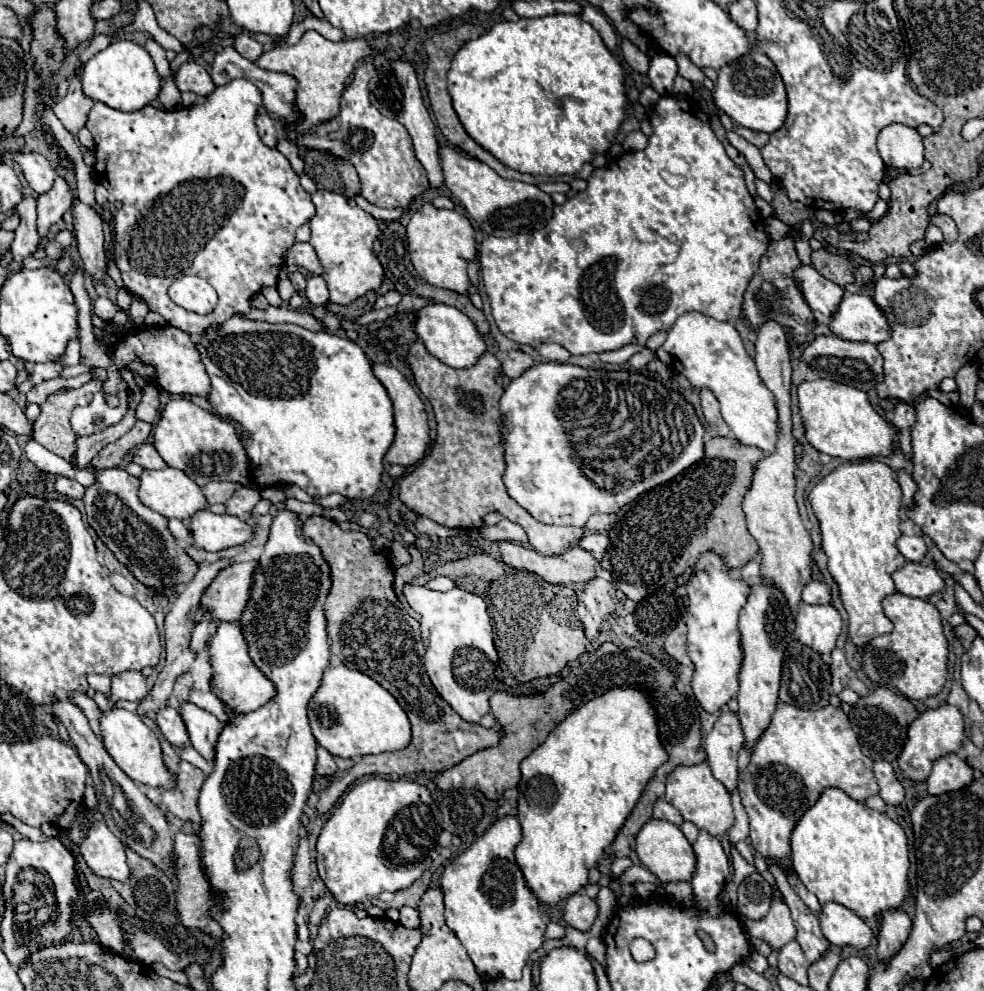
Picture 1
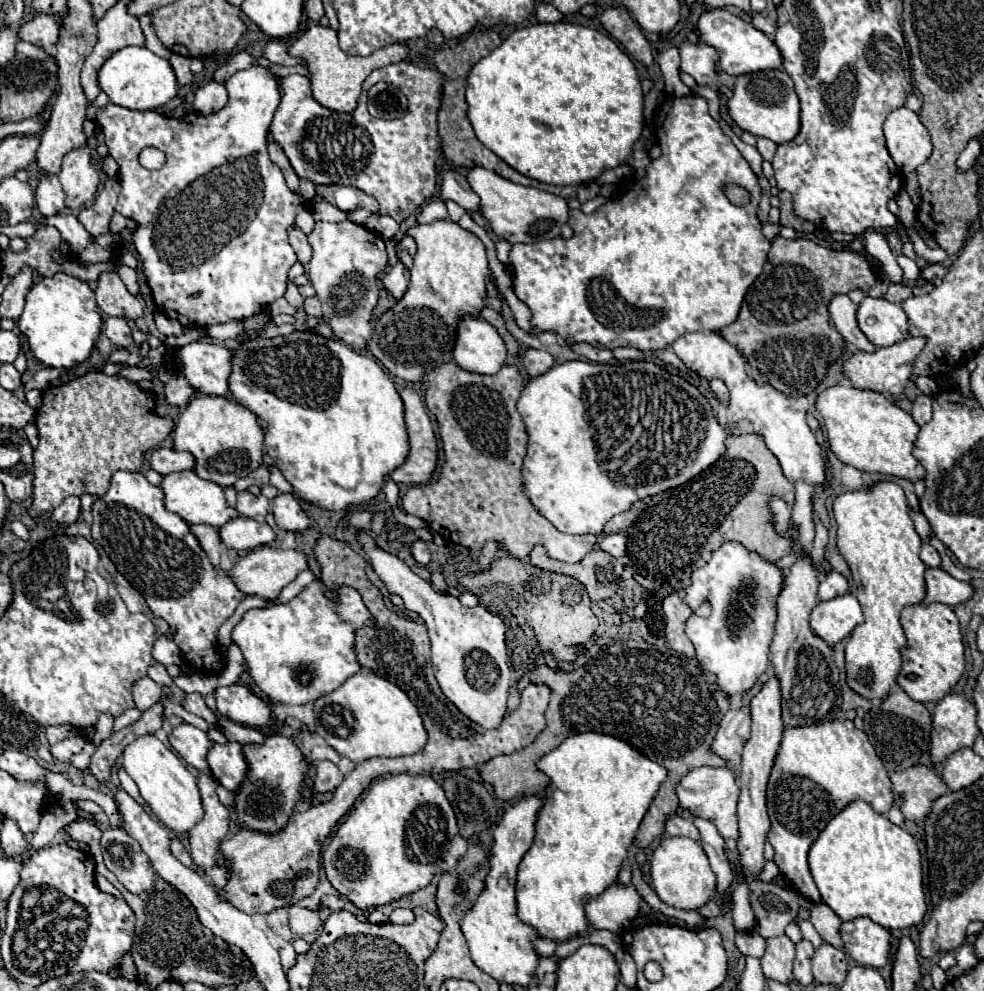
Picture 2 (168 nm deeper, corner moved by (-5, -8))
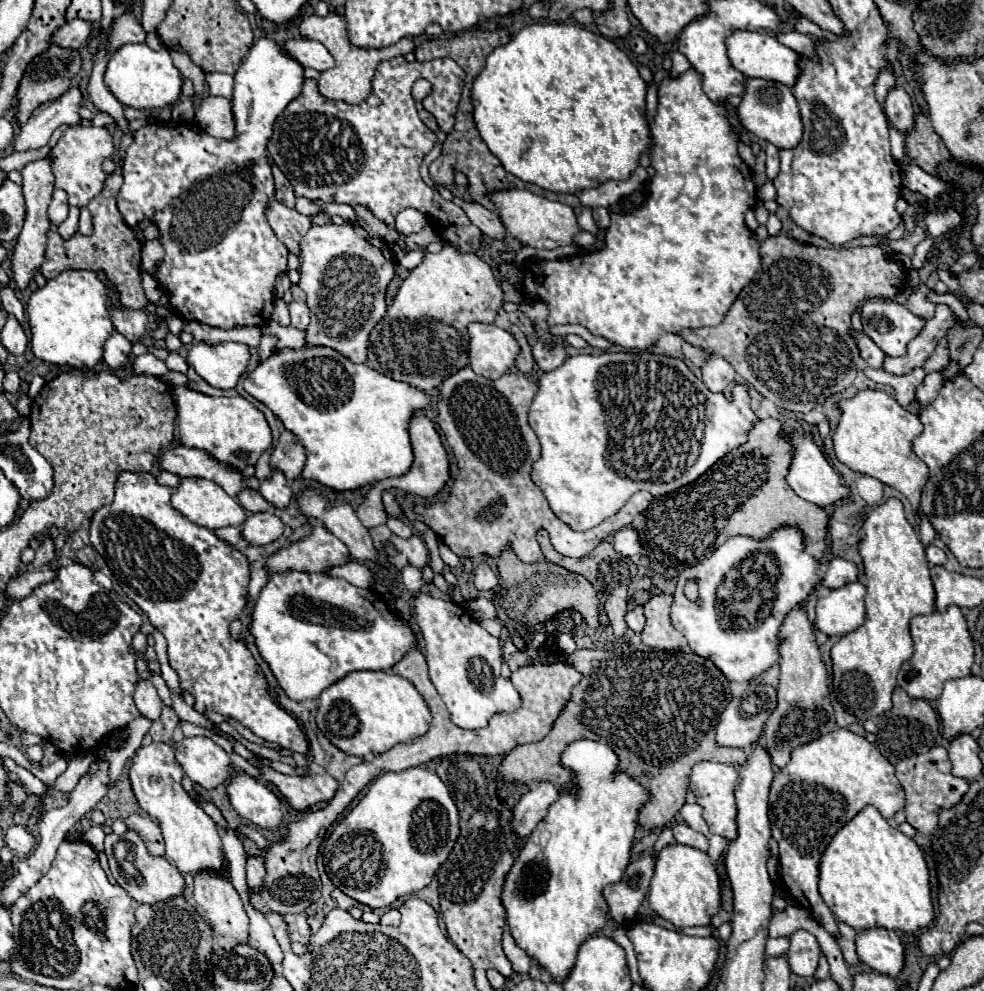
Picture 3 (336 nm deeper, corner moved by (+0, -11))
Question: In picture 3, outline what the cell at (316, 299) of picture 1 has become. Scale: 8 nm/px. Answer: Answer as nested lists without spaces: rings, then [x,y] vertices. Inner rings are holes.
[[[290,302],[290,324],[298,330],[306,330],[310,322],[310,310],[304,302]]]

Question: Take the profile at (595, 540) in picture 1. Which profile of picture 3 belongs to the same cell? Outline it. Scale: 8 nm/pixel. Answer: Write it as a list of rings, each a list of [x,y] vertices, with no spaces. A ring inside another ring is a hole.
[[[626,526],[626,528],[618,530],[610,540],[612,540],[616,552],[620,552],[622,556],[636,558],[636,556],[644,554],[644,546],[640,544],[640,538],[638,538],[638,534],[632,526]]]

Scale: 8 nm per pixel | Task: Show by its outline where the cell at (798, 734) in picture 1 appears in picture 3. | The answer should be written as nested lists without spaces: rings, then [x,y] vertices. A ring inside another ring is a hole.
[[[844,728],[796,748],[788,766],[776,772],[770,788],[770,824],[780,846],[782,880],[798,904],[810,910],[832,938],[838,938],[840,932],[834,914],[818,892],[818,864],[834,834],[866,806],[878,808],[890,820],[904,808],[904,790],[894,776],[894,766],[880,750]]]

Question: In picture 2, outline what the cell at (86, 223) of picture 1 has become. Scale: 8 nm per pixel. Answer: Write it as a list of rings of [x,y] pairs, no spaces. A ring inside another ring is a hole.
[[[105,271],[105,275],[97,277],[95,299],[105,315],[127,319],[137,319],[143,315],[143,303],[127,291],[125,283],[115,271]]]

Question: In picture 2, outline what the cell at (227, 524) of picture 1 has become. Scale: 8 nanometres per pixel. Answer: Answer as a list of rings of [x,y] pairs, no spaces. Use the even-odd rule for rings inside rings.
[[[247,517],[231,519],[223,527],[219,527],[219,535],[225,547],[235,551],[251,551],[275,541],[273,529],[263,519],[259,521]]]

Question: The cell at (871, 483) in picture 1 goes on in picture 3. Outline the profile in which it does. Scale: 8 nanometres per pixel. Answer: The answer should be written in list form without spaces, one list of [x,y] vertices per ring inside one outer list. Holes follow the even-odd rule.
[[[890,498],[874,508],[864,520],[864,538],[858,546],[864,558],[866,574],[866,622],[844,634],[830,650],[832,658],[832,686],[840,706],[856,716],[868,720],[892,708],[892,692],[900,666],[914,654],[910,620],[918,614],[934,612],[934,584],[930,578],[930,564],[924,554],[924,544],[918,532],[908,524],[900,500]]]

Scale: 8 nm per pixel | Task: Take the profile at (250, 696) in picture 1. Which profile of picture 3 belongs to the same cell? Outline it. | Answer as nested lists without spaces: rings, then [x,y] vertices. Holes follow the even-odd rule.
[[[298,570],[270,576],[254,606],[252,634],[292,700],[318,698],[324,688],[354,670],[390,670],[416,646],[412,626],[392,614],[378,592],[356,588],[330,574]]]

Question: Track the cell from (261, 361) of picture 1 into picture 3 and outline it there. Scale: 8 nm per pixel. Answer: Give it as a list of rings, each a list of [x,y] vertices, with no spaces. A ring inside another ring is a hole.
[[[304,346],[300,350],[282,350],[272,354],[246,376],[244,388],[256,400],[266,404],[276,418],[284,422],[284,428],[294,432],[306,448],[308,460],[300,476],[304,480],[318,480],[334,490],[354,490],[384,478],[398,478],[406,474],[414,462],[408,438],[410,420],[432,402],[432,398],[422,390],[412,388],[406,382],[396,382],[366,364],[354,364],[336,350],[322,346]]]

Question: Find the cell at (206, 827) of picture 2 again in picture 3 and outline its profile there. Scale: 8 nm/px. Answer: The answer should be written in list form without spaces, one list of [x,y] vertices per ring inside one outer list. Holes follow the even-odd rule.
[[[200,872],[194,876],[194,900],[198,914],[204,918],[206,924],[212,928],[212,936],[224,950],[232,950],[238,944],[248,942],[248,916],[240,902],[238,892],[234,890],[232,882],[224,876],[214,876],[212,872]]]

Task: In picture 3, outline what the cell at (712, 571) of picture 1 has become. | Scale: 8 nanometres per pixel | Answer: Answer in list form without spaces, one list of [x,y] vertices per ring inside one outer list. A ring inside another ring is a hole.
[[[780,526],[768,538],[728,538],[714,554],[688,566],[674,592],[672,624],[678,628],[698,656],[712,660],[730,682],[748,682],[780,660],[780,626],[786,614],[802,608],[808,596],[820,586],[818,560],[806,554],[806,542],[798,526]],[[698,578],[700,598],[690,602],[684,596],[684,582]]]

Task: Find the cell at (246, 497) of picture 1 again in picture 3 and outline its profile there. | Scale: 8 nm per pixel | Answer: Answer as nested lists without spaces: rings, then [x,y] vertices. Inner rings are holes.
[[[244,488],[238,494],[238,502],[248,510],[248,512],[272,512],[272,504],[264,500],[264,496],[258,490],[252,488]]]

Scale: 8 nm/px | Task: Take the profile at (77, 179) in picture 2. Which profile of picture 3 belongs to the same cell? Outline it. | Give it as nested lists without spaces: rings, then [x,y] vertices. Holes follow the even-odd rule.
[[[68,126],[64,134],[60,136],[58,144],[50,148],[48,160],[52,162],[52,174],[54,174],[54,186],[62,188],[68,194],[68,204],[84,208],[94,196],[98,196],[104,188],[106,172],[102,170],[102,162],[106,158],[112,158],[116,152],[112,134],[106,126]]]

